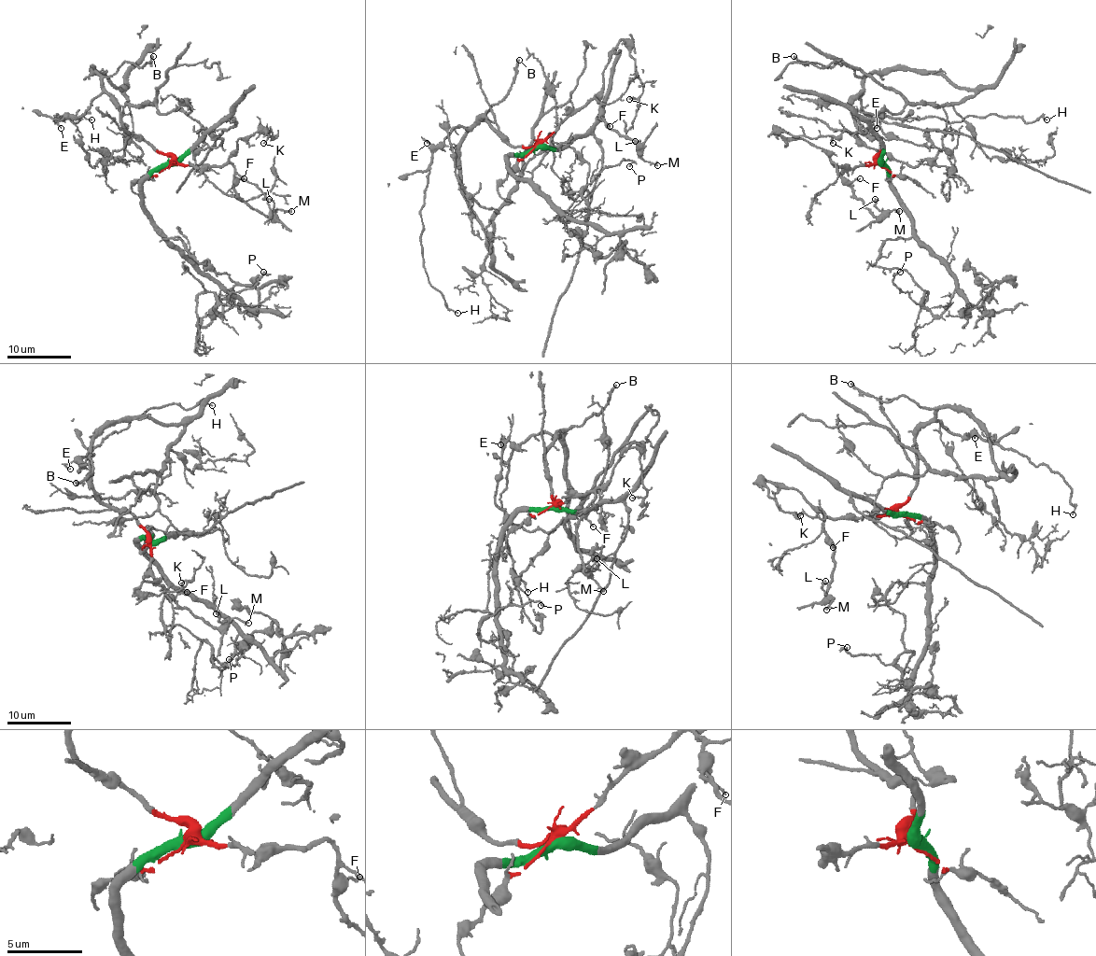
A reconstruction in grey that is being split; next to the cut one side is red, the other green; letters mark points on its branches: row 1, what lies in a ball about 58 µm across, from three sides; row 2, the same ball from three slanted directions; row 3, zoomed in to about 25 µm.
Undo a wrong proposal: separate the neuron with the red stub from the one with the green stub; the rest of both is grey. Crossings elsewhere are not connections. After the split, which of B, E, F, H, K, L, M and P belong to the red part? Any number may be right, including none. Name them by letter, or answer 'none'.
B, E, F, H, K, L, M

